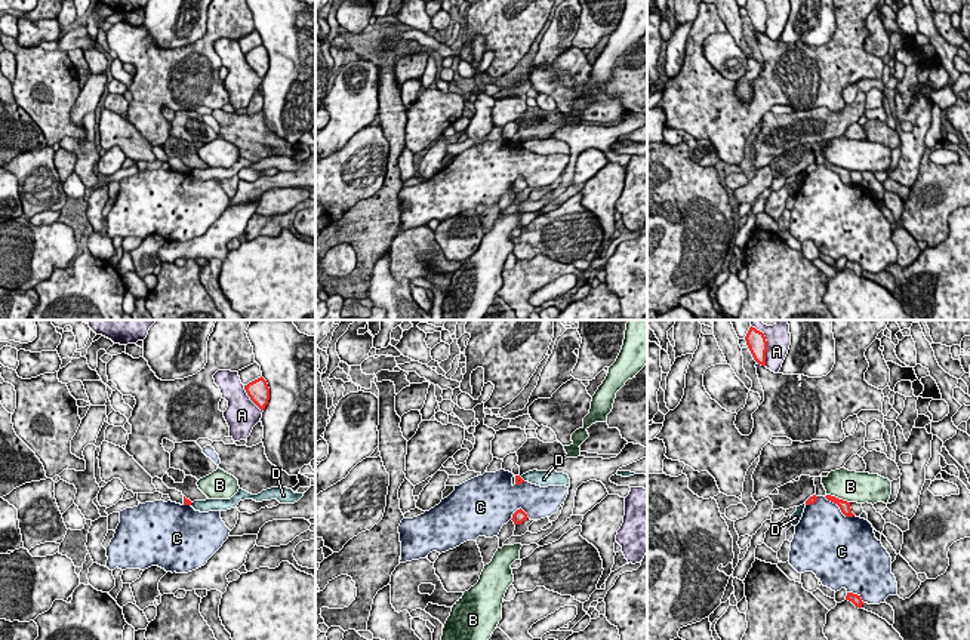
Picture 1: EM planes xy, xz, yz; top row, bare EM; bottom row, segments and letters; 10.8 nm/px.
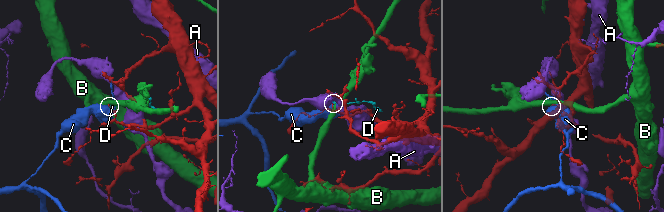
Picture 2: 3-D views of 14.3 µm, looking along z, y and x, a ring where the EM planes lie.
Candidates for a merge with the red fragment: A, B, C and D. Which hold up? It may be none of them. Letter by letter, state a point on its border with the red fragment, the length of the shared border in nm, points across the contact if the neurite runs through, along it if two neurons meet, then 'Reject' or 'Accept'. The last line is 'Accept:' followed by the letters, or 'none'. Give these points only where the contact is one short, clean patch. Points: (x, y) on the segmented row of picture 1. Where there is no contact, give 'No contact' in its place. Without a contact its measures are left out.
A: Touches red at xy (251, 399). Shared border 360 nm. Reject
B: Touches red at yz (837, 498). Shared border 280 nm. Reject
C: Touches red at yz (840, 508). Shared border 400 nm. Reject
D: Touches red at xz (522, 479). Shared border 70 nm. Boundary: xz (520, 477), (524, 480). Reject
Accept: none

